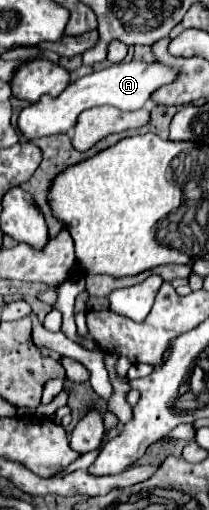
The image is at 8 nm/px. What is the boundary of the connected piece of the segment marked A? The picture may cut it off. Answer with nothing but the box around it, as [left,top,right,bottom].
[17,61,177,141]

